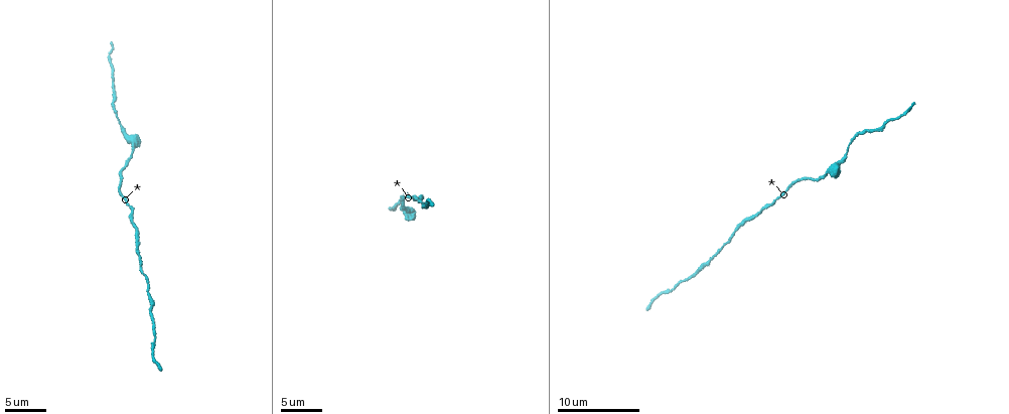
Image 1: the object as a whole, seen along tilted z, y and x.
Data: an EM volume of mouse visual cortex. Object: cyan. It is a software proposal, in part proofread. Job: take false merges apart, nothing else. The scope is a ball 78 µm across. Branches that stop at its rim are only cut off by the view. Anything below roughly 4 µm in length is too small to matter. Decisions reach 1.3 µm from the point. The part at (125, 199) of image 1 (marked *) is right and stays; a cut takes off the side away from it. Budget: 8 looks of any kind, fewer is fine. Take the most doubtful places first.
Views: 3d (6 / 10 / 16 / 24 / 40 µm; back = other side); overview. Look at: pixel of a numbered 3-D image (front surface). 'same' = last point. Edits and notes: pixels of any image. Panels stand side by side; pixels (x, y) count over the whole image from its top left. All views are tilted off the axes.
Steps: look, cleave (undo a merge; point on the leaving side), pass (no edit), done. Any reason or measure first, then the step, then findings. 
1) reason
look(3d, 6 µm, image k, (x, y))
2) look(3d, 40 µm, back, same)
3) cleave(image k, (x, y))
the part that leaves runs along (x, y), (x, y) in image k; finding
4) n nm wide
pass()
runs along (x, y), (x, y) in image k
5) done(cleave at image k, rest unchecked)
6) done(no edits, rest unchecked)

calibre changes
look(3d, 10 µm, image 1, (825, 172))

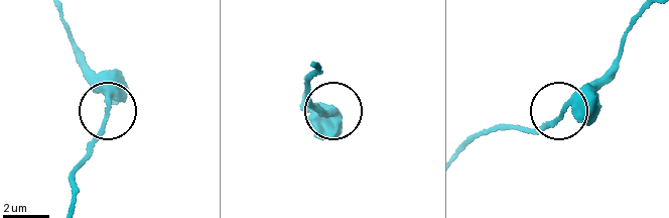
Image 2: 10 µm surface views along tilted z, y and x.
190 nm wide
pass()
runs along (74, 202), (75, 178), (106, 114), (86, 60) in image 2; all the same neuron

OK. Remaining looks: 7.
thick turns thin
look(3d, 10 µm, image 1, (695, 271))

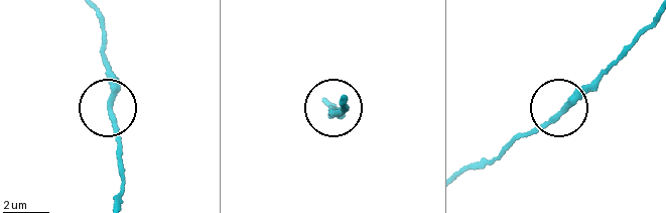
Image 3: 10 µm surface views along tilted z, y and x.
look(3d, 10 µm, back, image 3, (557, 112))

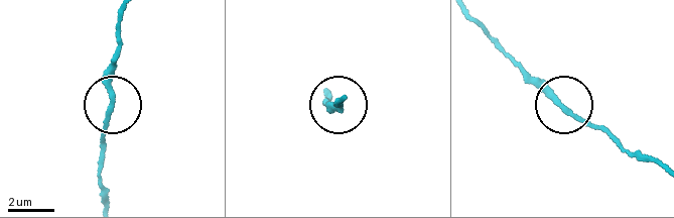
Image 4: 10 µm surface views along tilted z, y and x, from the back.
pass()
runs along (123, 12), (101, 175) in image 4; one neuron here

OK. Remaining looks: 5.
thick turns thin
look(3d, 6 µm, image 1, (113, 107))

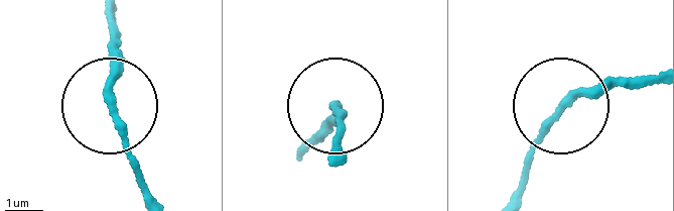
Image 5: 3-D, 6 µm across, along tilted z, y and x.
look(3d, 6 µm, back, image 5, (555, 115))

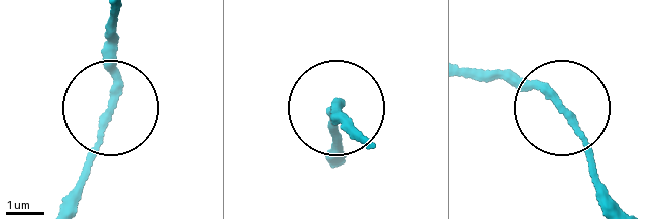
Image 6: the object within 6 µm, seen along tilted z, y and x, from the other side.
190 nm wide
pass()
all the same neuron

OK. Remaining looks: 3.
sudden change in width
look(3d, 6 µm, image 1, (738, 227))

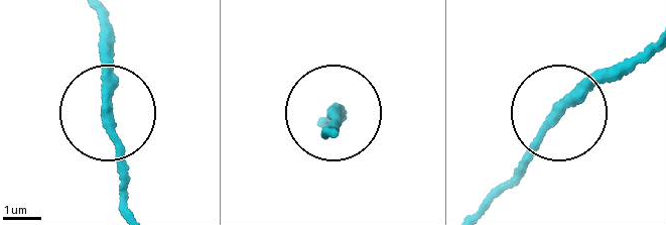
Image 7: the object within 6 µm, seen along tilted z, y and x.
pass()
runs along (655, 41), (568, 106), (510, 180) in image 7; one neuron here

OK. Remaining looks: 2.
done(no edits, rest unchecked)

